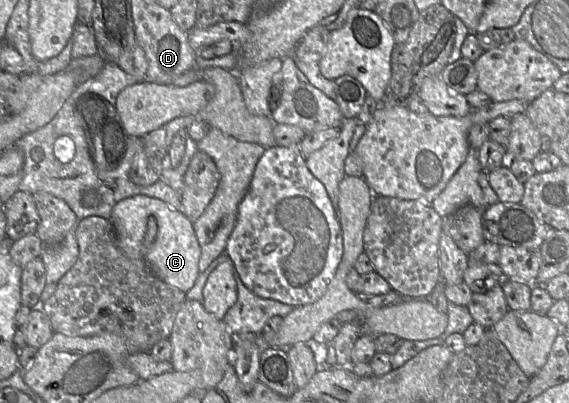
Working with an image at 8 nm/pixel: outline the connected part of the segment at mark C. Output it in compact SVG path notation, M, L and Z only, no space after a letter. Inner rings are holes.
M139 194L124 198L117 202L112 209L109 220L114 226L121 250L128 257L142 259L158 278L185 293L194 286L201 273L198 267L201 249L194 231L193 222L181 211L171 208L158 198ZM150 218L154 218L157 223L157 234L153 239L147 238L148 222Z

